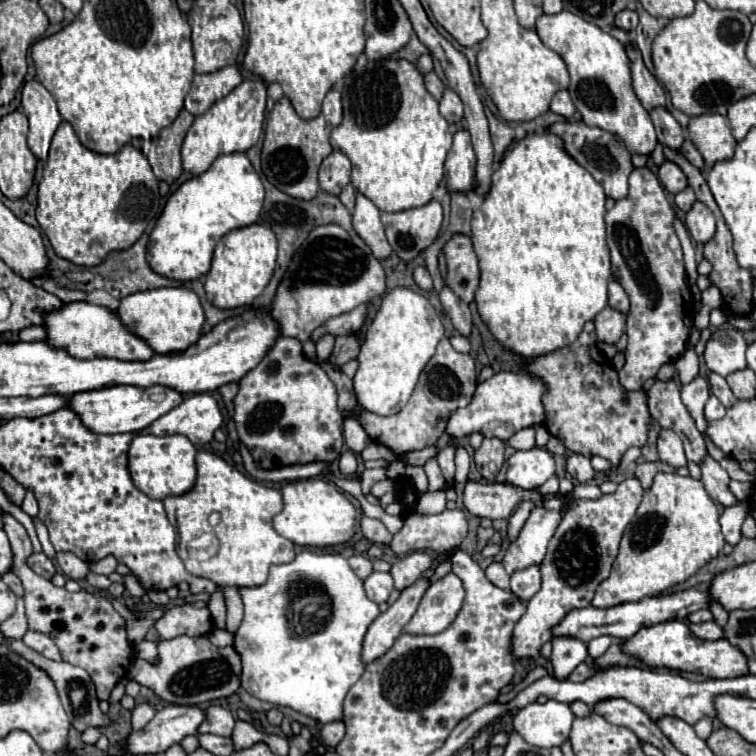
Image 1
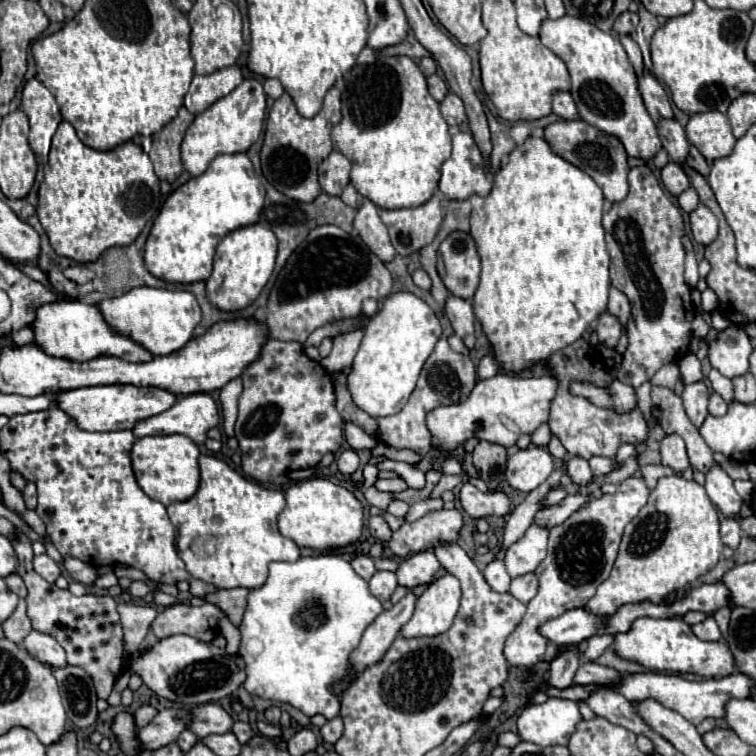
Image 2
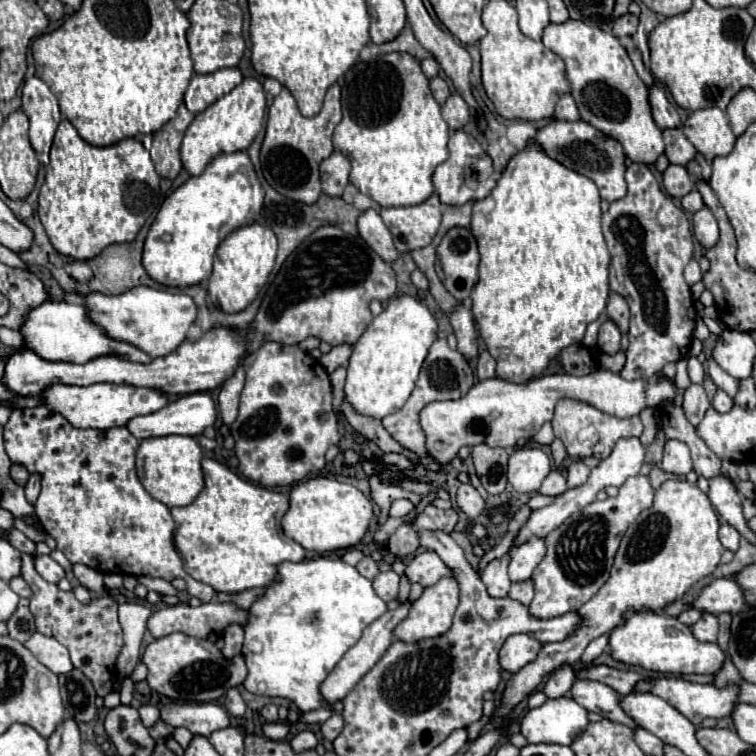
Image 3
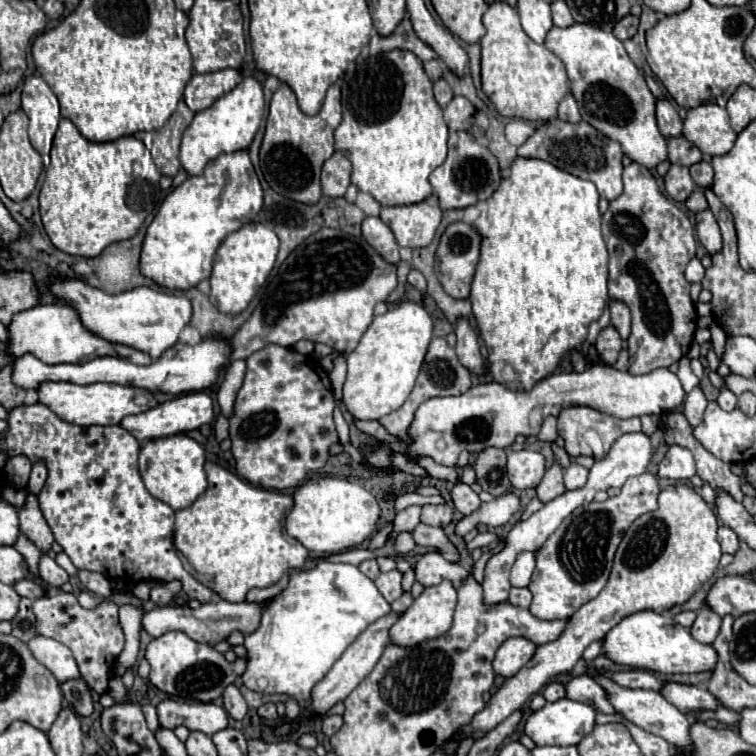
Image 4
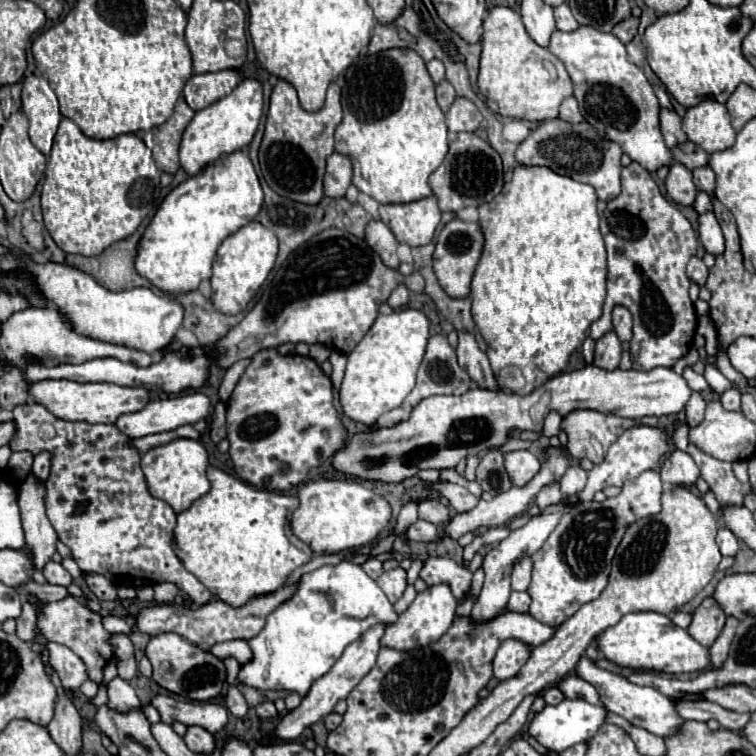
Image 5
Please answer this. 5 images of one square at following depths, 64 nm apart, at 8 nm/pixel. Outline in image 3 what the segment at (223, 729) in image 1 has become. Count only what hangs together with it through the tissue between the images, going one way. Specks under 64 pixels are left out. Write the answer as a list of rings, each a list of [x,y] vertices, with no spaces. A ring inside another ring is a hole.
[[[214,702],[164,704],[160,708],[160,718],[172,728],[184,726],[192,734],[202,734],[202,736],[210,736],[212,732],[230,726],[228,712]]]

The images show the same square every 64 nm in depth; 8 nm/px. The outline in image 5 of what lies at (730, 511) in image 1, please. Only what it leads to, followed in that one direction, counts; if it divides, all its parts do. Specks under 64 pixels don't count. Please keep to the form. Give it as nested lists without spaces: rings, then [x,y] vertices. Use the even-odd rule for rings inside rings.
[[[728,528],[718,530],[716,544],[718,544],[722,556],[736,556],[736,552],[738,552],[738,538]]]

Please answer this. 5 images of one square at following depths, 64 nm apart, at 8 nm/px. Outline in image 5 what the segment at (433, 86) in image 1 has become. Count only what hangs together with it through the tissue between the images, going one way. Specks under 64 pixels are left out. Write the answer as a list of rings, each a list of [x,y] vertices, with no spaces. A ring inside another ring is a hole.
[[[440,82],[438,86],[436,86],[436,98],[438,98],[438,104],[440,104],[440,108],[446,112],[450,106],[452,106],[452,102],[454,102],[454,98],[456,98],[456,90],[454,90],[454,86],[450,84],[450,82]]]

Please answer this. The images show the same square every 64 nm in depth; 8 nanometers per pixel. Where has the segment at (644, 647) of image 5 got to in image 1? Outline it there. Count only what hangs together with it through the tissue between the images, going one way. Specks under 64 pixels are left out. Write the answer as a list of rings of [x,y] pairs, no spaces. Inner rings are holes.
[[[668,620],[660,622],[658,626],[642,626],[634,638],[626,638],[622,642],[622,652],[640,658],[650,668],[670,668],[670,670],[682,670],[682,672],[696,672],[706,678],[734,678],[748,674],[746,658],[744,654],[730,646],[726,638],[720,640],[700,640],[692,634],[686,622],[680,620]]]

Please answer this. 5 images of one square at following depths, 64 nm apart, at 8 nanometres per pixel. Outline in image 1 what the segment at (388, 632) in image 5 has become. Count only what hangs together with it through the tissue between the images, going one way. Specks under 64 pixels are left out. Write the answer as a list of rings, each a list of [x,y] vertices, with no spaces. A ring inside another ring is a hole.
[[[446,574],[424,592],[412,620],[404,626],[406,634],[438,634],[446,630],[464,602],[464,588],[456,574]]]

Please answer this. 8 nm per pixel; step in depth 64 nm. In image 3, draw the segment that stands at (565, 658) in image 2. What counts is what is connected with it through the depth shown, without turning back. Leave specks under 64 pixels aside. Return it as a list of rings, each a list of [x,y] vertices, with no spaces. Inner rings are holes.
[[[562,666],[562,668],[556,670],[556,672],[550,676],[550,680],[546,682],[544,694],[546,694],[548,698],[562,698],[562,696],[566,696],[566,694],[570,692],[574,680],[576,680],[576,676],[574,676],[574,672],[572,672],[572,666]]]

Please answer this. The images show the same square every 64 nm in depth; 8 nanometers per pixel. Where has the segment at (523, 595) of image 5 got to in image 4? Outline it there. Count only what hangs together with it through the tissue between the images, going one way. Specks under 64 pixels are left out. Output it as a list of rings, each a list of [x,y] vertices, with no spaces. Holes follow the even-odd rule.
[[[512,588],[508,602],[512,606],[518,606],[518,608],[528,608],[532,602],[532,594],[528,588]]]

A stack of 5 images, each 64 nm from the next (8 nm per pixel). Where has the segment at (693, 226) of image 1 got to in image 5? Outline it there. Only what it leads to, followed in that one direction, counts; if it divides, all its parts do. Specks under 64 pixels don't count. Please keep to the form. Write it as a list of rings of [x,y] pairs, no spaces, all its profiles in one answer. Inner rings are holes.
[[[706,212],[698,218],[700,226],[698,226],[698,236],[700,236],[700,242],[702,246],[706,248],[706,252],[718,256],[722,254],[724,250],[724,236],[722,236],[722,230],[718,226],[718,220],[712,212]]]

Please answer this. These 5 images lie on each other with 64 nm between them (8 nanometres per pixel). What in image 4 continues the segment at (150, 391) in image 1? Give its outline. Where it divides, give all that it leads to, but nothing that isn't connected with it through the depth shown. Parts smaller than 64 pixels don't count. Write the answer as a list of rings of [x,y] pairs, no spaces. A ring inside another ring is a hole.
[[[42,382],[38,386],[38,402],[46,404],[58,418],[78,424],[78,426],[106,426],[120,424],[120,420],[128,414],[138,414],[156,404],[150,392],[134,388],[134,386],[118,386],[118,384],[72,384],[72,382]]]

